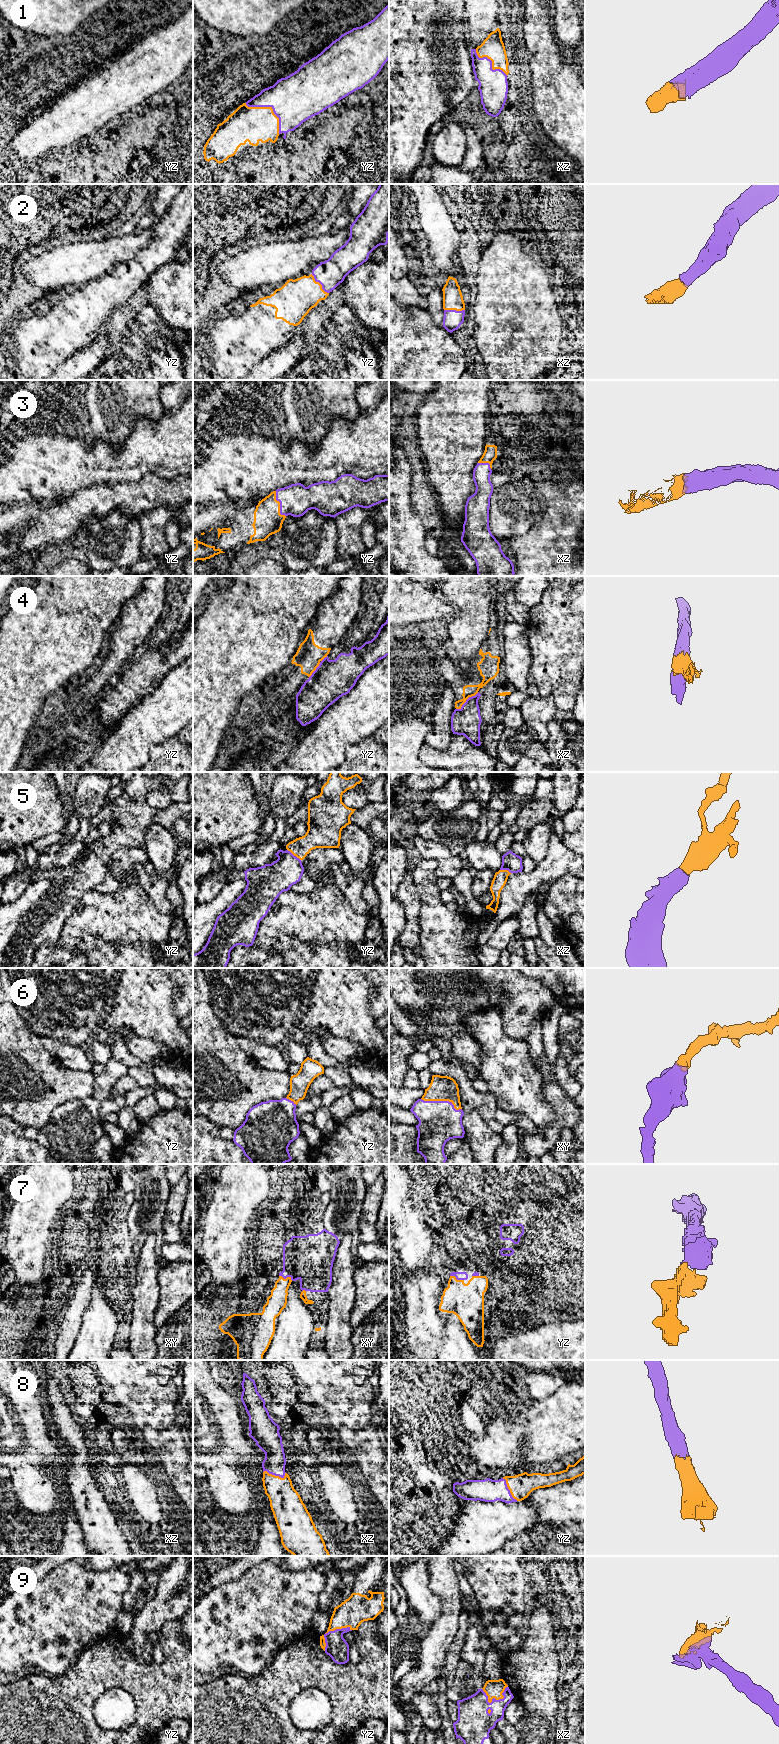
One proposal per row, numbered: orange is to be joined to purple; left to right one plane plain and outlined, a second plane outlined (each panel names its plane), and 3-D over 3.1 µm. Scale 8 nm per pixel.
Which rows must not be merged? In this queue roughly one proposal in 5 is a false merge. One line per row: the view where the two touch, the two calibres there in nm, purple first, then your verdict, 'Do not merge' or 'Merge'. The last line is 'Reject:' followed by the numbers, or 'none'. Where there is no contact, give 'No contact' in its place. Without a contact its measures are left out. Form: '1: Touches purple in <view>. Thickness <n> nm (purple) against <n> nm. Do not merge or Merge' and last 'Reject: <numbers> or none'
1: Touches purple in yz. Thickness 380 nm (purple) against 280 nm. Merge
2: Touches purple in yz. Thickness 220 nm (purple) against 300 nm. Merge
3: Touches purple in yz. Thickness 260 nm (purple) against 220 nm. Merge
4: Touches purple in xz. Thickness 220 nm (purple) against 100 nm. Do not merge
5: Touches purple in yz. Thickness 260 nm (purple) against 190 nm. Merge
6: Touches purple in xy. Thickness 320 nm (purple) against 200 nm. Merge
7: Touches purple in xy. Thickness 380 nm (purple) against 160 nm. Merge
8: Touches purple in xz. Thickness 180 nm (purple) against 260 nm. Merge
9: Touches purple in yz. Thickness 180 nm (purple) against 220 nm. Merge
Reject: 4

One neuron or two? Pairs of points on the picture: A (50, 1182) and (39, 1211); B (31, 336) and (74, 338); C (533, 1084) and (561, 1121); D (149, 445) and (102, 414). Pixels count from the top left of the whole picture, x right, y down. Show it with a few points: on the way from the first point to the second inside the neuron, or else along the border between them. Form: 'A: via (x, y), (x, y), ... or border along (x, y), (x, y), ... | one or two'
A: via (43, 1189), (40, 1192), (40, 1204) | one
B: via (42, 338), (63, 338) | one
C: border along (543, 1082), (542, 1095), (553, 1112), (550, 1124) | two
D: border along (148, 418), (136, 419), (118, 451), (109, 444) | two

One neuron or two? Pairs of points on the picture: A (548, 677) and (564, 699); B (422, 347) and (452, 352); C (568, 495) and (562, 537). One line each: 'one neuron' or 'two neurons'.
A: one neuron
B: one neuron
C: one neuron

